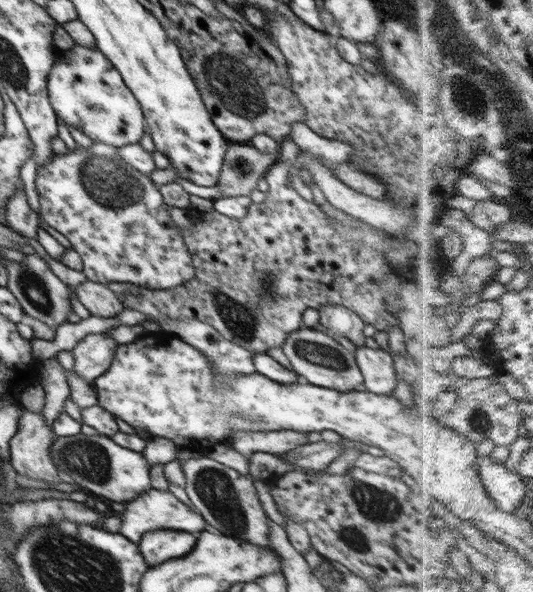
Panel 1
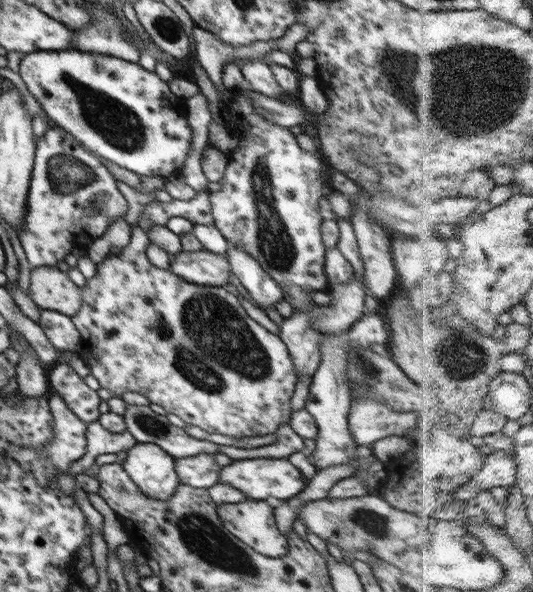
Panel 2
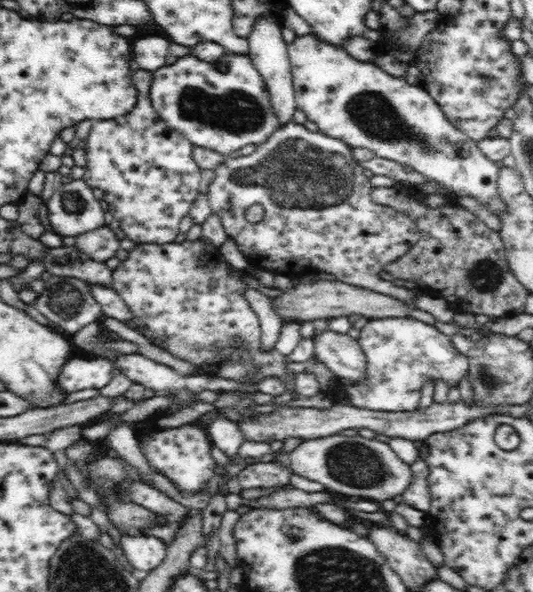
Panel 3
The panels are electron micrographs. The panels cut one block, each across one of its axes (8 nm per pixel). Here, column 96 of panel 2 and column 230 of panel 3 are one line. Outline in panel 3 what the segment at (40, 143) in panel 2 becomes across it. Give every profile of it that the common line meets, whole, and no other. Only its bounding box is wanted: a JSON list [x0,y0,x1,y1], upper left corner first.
[206,122,419,306]

